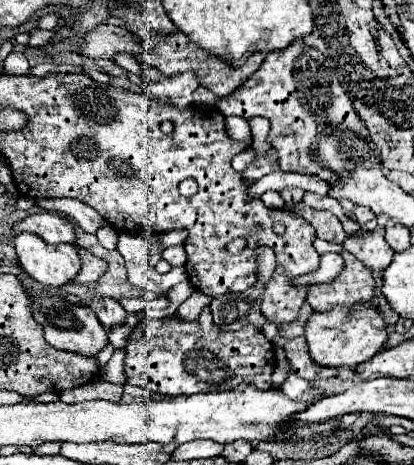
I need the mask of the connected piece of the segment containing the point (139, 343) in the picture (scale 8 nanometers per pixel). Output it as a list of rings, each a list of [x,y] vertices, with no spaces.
[[[204,308],[200,320],[182,322],[176,316],[152,320],[144,332],[144,320],[132,330],[126,346],[126,378],[128,384],[142,386],[162,396],[198,394],[198,392],[226,392],[246,382],[258,390],[272,388],[274,346],[254,326],[244,326],[240,332],[222,332]]]

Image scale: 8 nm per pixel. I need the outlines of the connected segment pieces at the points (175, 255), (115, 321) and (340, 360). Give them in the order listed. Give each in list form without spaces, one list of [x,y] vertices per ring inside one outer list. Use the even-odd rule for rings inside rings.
[[[178,244],[178,246],[170,246],[162,252],[162,260],[170,262],[172,266],[184,266],[186,262],[186,252],[184,252],[184,246]]]
[[[94,298],[90,302],[90,308],[94,310],[94,314],[98,316],[98,320],[102,322],[104,328],[126,324],[128,312],[116,300],[110,300],[110,298],[102,298],[100,300],[100,298]]]
[[[374,304],[356,308],[334,308],[330,312],[314,312],[306,322],[306,342],[310,356],[324,368],[356,368],[378,354],[386,342],[386,322]]]

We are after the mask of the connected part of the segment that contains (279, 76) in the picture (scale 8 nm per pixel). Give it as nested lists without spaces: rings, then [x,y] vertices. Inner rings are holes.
[[[296,40],[290,48],[282,52],[270,52],[264,58],[262,66],[238,88],[238,92],[230,94],[216,102],[224,116],[238,114],[242,118],[250,116],[264,116],[270,120],[268,144],[278,152],[278,164],[284,172],[298,172],[298,174],[316,174],[328,184],[340,180],[336,172],[332,172],[318,156],[314,154],[312,146],[332,130],[352,132],[362,136],[362,120],[358,118],[352,100],[344,92],[338,78],[328,68],[326,60],[320,52],[310,50],[304,40]]]

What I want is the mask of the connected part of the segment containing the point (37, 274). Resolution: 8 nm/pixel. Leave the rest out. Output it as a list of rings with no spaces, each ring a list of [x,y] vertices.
[[[20,232],[14,248],[20,266],[44,286],[64,286],[80,272],[80,256],[72,244],[46,244],[40,236]]]

